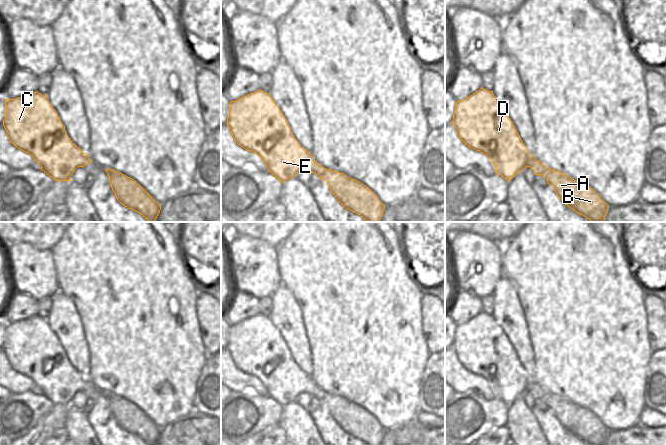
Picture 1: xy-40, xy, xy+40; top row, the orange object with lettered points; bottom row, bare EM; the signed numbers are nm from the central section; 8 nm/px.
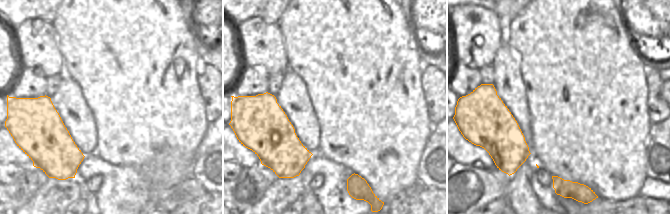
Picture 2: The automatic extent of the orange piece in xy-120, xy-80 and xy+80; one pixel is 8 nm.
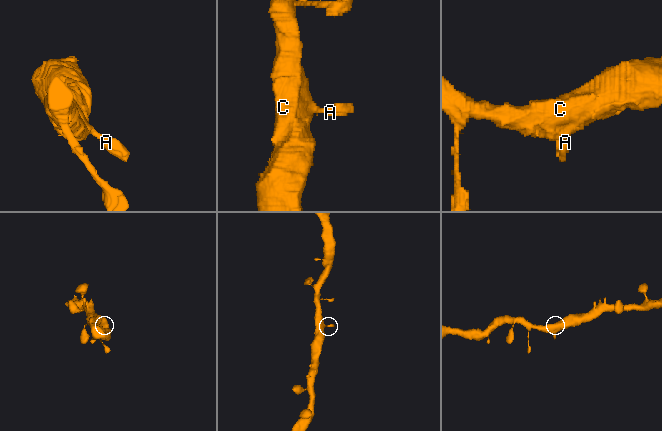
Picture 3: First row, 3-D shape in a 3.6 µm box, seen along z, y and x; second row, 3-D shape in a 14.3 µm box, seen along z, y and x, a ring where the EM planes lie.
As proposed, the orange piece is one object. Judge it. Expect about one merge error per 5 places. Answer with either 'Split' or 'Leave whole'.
Leave whole

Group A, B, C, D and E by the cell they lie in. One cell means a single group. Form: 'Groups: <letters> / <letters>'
Groups: A B C D E

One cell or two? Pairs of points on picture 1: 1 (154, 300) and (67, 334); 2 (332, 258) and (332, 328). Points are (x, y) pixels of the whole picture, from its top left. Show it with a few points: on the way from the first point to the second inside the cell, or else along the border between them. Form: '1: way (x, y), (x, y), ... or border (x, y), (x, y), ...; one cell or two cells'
1: border (74, 306), (82, 324), (88, 351); two cells
2: way (332, 275), (329, 293), (332, 296), (332, 311); one cell

